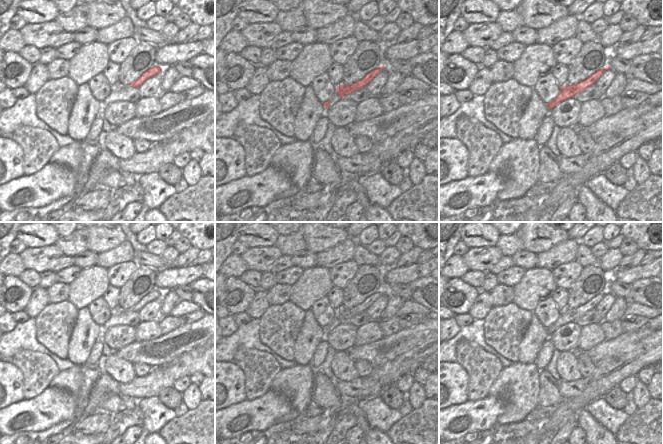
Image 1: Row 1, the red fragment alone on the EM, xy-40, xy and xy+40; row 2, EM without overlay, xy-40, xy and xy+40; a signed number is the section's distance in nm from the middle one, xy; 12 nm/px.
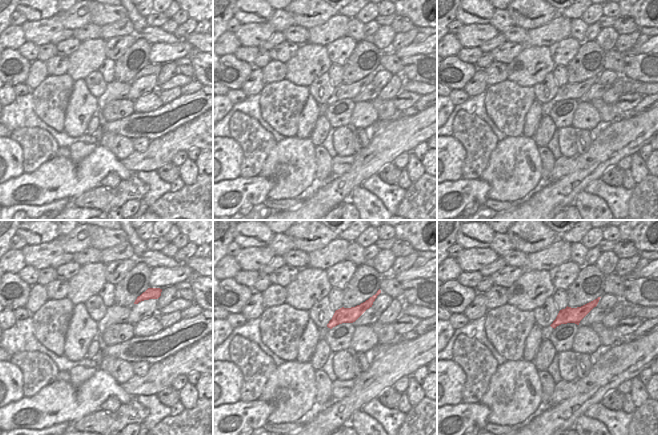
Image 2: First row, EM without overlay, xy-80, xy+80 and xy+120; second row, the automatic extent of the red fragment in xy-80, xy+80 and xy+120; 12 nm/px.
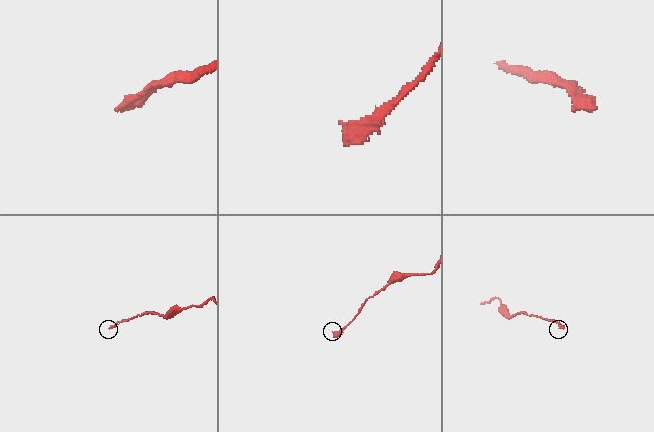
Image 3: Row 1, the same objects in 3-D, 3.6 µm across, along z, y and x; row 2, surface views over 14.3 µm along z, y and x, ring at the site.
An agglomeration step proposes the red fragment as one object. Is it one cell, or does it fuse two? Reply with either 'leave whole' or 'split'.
leave whole

